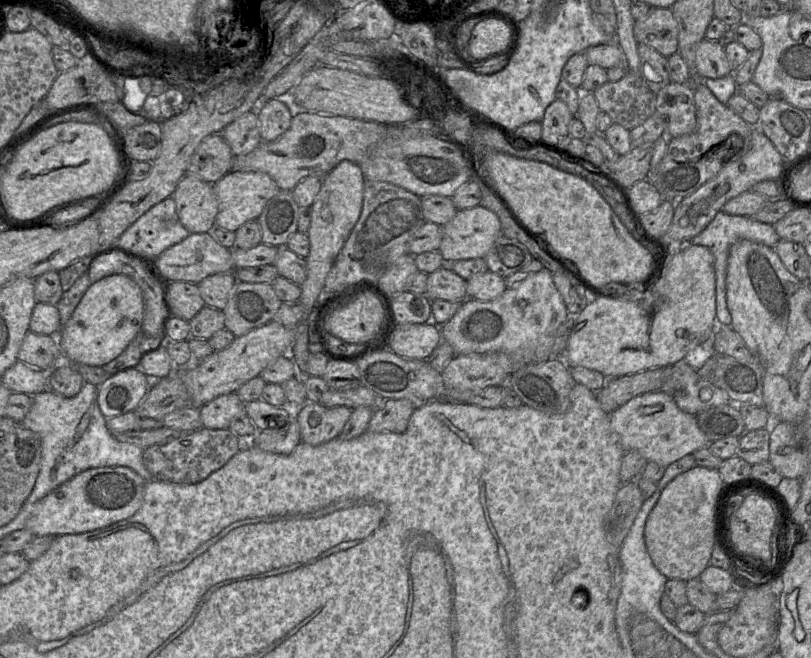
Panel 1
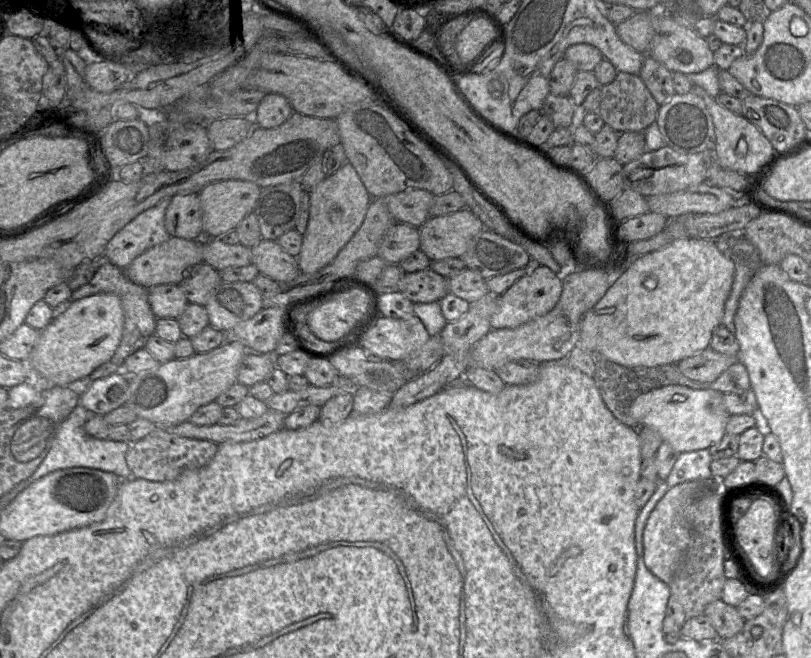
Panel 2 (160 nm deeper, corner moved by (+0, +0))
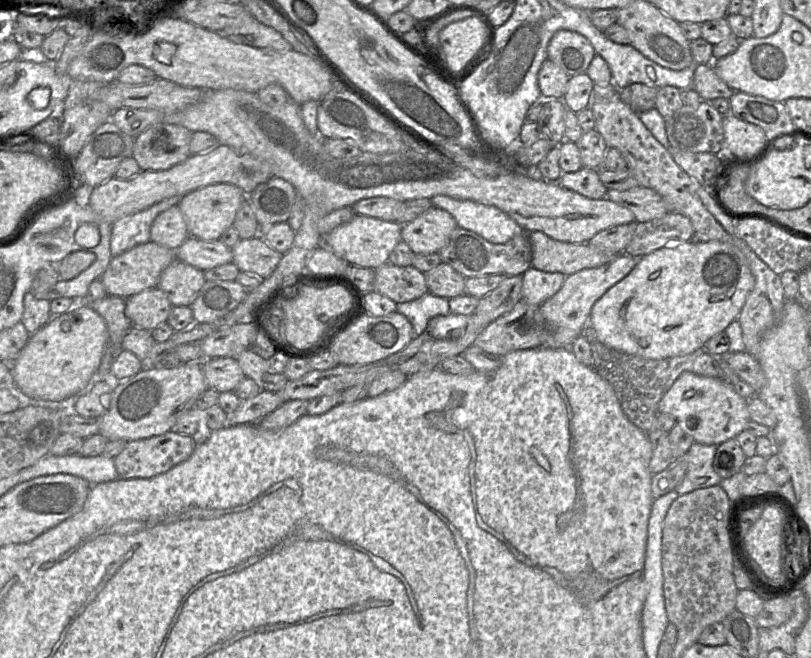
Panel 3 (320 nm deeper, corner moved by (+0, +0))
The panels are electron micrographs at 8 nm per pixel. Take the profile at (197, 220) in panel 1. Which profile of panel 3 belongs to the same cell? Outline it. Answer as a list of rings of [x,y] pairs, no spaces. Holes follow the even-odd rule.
[[[178,205],[160,213],[152,223],[151,242],[176,250],[189,237],[186,222]]]

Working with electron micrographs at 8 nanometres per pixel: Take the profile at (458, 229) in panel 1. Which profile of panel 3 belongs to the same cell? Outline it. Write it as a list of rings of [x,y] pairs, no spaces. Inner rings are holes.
[[[432,206],[417,218],[402,225],[401,238],[415,254],[437,253],[457,228],[454,217]]]

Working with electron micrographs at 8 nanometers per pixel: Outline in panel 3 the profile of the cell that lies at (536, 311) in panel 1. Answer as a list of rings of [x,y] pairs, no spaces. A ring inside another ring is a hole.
[[[530,267],[522,275],[521,301],[539,307],[560,290],[566,277],[559,272],[544,272]]]

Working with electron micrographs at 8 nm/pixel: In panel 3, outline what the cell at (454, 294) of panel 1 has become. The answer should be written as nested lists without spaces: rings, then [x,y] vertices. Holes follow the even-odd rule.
[[[389,262],[375,269],[374,291],[396,303],[410,302],[429,292],[424,272]]]

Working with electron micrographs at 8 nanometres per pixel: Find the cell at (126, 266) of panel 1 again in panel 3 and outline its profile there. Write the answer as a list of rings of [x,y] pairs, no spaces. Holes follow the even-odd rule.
[[[107,295],[105,299],[93,301],[91,308],[105,321],[111,343],[121,344],[124,336],[132,327],[125,314],[126,299]]]

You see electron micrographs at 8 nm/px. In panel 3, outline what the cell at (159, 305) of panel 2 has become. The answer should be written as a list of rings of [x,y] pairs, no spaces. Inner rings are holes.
[[[154,287],[126,298],[125,314],[132,326],[152,331],[167,321],[172,307],[166,294]]]

